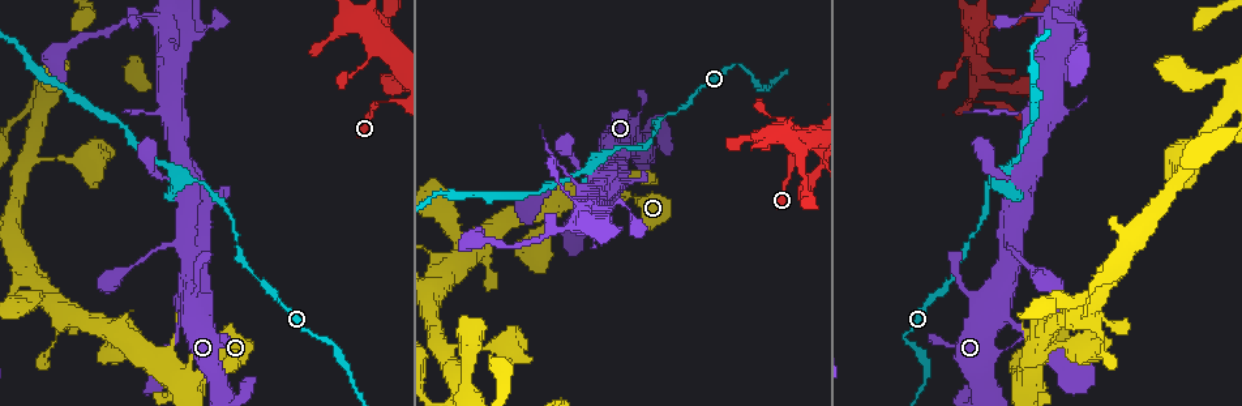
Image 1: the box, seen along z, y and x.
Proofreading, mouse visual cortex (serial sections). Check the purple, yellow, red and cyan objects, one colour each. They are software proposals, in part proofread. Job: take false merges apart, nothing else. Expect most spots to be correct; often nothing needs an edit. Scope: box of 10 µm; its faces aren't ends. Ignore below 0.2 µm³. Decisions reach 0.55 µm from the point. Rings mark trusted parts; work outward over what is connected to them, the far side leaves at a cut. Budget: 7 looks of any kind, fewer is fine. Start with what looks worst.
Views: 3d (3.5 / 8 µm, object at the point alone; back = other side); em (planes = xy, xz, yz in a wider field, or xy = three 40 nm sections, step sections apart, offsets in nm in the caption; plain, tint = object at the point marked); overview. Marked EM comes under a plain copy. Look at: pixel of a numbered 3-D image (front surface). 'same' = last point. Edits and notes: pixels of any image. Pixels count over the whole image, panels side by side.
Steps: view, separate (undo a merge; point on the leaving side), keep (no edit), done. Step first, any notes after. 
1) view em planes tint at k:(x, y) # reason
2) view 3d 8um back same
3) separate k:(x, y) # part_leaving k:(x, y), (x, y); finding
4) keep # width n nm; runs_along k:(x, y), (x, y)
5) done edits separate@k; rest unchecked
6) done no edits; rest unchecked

view 3d 3.5um at 1:(377, 102) # abrupt turn

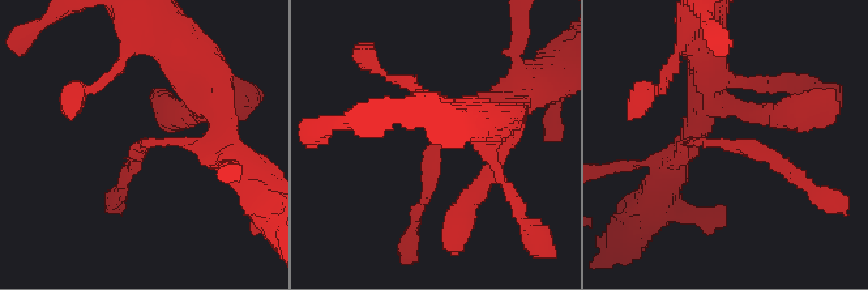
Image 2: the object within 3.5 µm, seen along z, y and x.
view em xy step 5 tint at 2:(147, 144) # shape alone is not enough

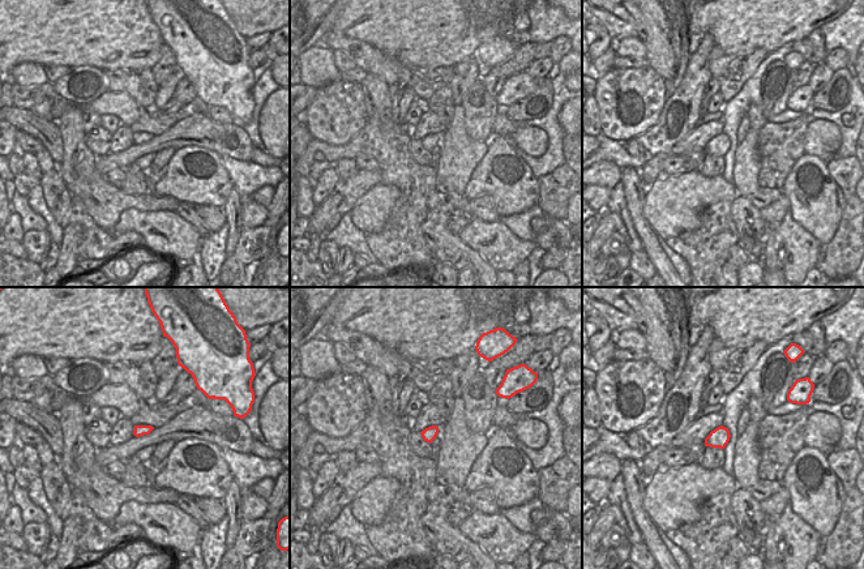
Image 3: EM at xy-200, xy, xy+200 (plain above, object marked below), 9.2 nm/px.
keep # runs_along 2:(422, 200), (435, 127), (487, 99), (507, 112); one cell here

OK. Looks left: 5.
view 3d 3.5um back at 1:(973, 18) # thick turns thin

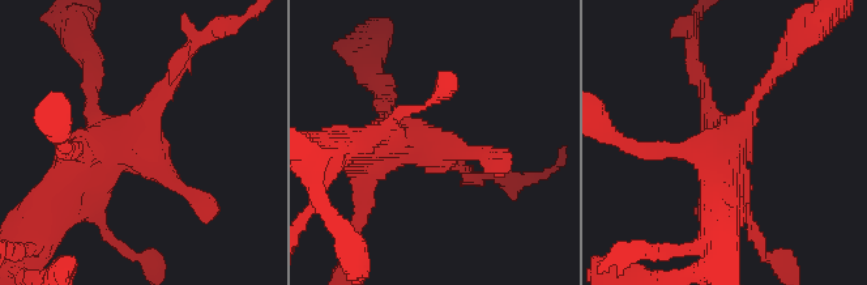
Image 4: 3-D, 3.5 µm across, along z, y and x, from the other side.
view em xy step 2 tint at 4:(423, 144) # now the EM

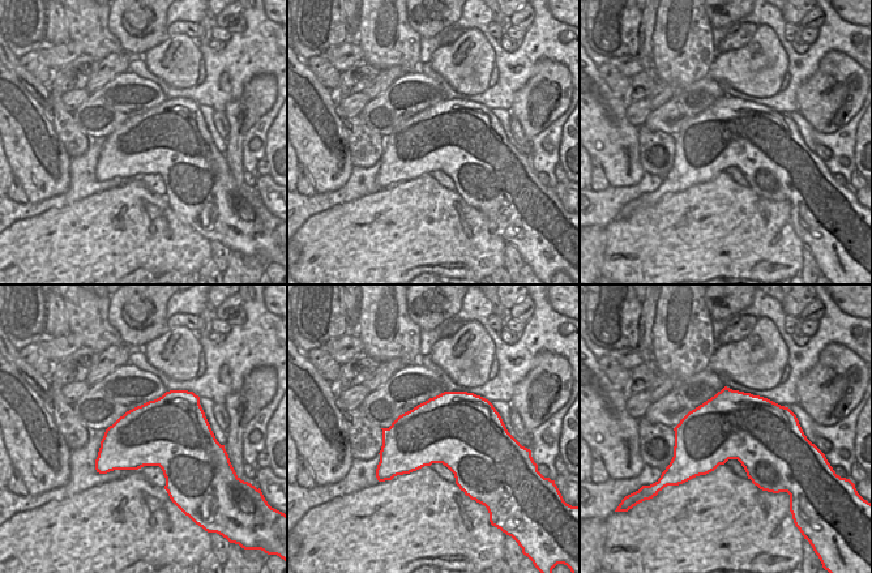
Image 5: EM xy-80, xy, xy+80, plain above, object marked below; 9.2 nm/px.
keep # runs_along 4:(355, 149), (421, 143), (492, 160); all the same cell

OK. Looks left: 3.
view 3d 3.5um at 1:(186, 310) # branch point

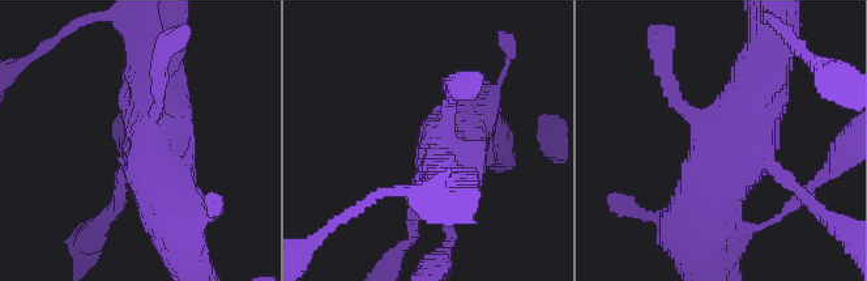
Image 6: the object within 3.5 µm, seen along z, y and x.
view em xy step 3 tint at 6:(735, 145)

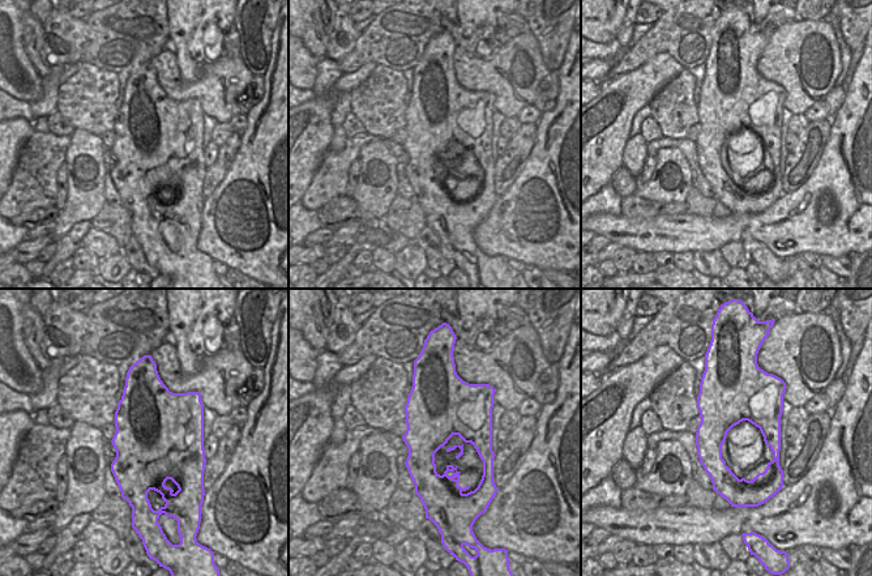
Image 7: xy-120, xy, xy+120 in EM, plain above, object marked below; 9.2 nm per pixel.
keep # width 550 nm; runs_along 6:(691, 212), (714, 143), (765, 59); continuous, no second cell

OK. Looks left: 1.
done no edits; rest unchecked

